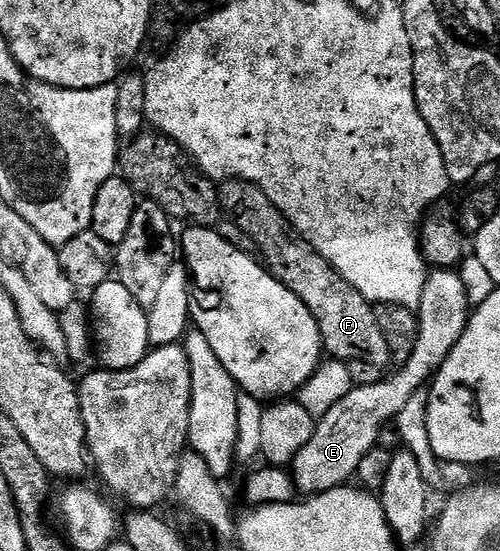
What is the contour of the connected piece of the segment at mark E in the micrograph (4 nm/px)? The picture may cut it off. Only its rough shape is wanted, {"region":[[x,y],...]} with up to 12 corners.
{"region":[[454,268],[422,286],[411,358],[353,387],[292,463],[299,495],[347,485],[472,313]]}

